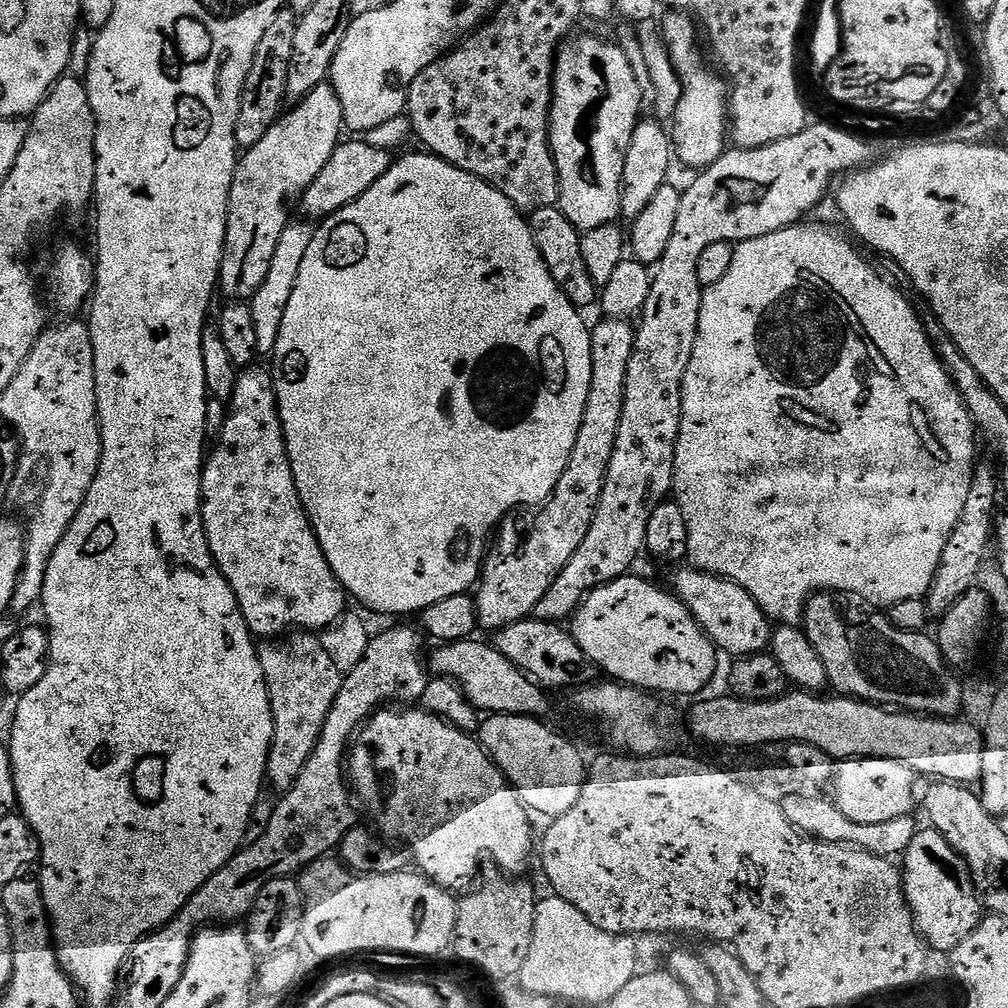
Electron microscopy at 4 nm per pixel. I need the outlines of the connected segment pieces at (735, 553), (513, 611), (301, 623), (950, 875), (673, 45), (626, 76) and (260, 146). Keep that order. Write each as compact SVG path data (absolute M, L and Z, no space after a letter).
M808 223L794 224L790 228L783 228L774 234L766 234L762 238L739 241L734 247L734 262L730 262L730 270L722 277L722 282L704 289L702 310L698 318L698 334L694 342L694 354L690 358L690 366L686 366L686 374L682 378L680 433L676 443L676 472L672 476L674 499L682 510L682 518L686 518L686 530L690 534L688 560L691 567L699 568L702 572L710 572L713 576L722 576L725 580L732 580L738 586L742 586L742 590L746 590L746 594L750 594L754 598L754 602L758 602L758 606L769 621L779 622L784 626L799 625L808 597L825 590L859 596L868 606L891 606L898 602L927 597L930 586L934 582L934 574L938 570L938 562L942 562L942 550L946 550L946 542L950 538L954 526L958 526L962 506L966 503L966 493L970 490L974 465L978 460L976 457L978 429L973 424L972 416L966 410L950 374L945 370L944 363L941 362L936 347L932 344L932 339L928 337L928 332L924 329L922 316L919 316L912 309L911 302L890 281L883 280L876 273L875 266L842 233L835 232L828 224Z
M604 318L601 321L597 328L591 329L592 381L586 398L586 414L582 414L582 426L578 430L578 442L574 442L574 454L562 478L558 478L558 486L554 486L551 496L537 511L541 512L537 514L528 536L524 532L516 533L512 518L505 519L498 528L500 541L496 545L493 543L484 557L474 592L476 619L481 629L499 630L519 620L529 619L538 602L542 602L542 594L546 594L554 578L562 574L562 566L574 558L574 550L582 546L582 538L586 538L586 530L590 530L610 458L614 454L618 422L622 422L626 370L636 341L635 327L627 319Z
M249 366L236 377L234 394L226 408L224 423L219 429L220 441L216 444L216 449L211 449L210 455L204 462L204 473L202 474L202 518L204 519L204 529L208 545L212 551L212 556L216 559L216 565L220 567L220 572L226 578L226 582L234 590L236 601L240 607L240 612L244 616L244 621L248 624L248 629L252 631L256 638L276 638L289 630L323 630L331 626L335 620L340 619L346 611L344 599L346 593L340 584L340 579L334 574L330 562L326 562L326 554L316 537L316 531L312 529L312 523L308 520L306 510L300 501L298 486L294 482L294 474L290 466L288 457L288 447L284 441L284 431L280 421L280 411L276 401L276 382L271 371L268 372L261 366Z
M924 826L917 831L903 853L902 861L904 897L912 911L916 929L933 953L951 953L962 938L969 936L979 926L982 919L980 898L964 860L940 832L931 826Z
M675 10L667 15L662 20L662 31L668 43L668 53L674 62L675 79L680 80L681 88L680 101L676 104L676 121L672 128L670 124L674 156L679 163L681 160L695 170L703 170L709 168L726 150L726 141L730 136L730 92L725 81L704 65L705 53L702 48L700 53L696 45L698 28L692 17Z
M580 36L569 39L560 45L560 51L556 53L556 67L552 70L552 109L548 119L548 145L552 147L552 157L558 170L558 182L560 183L560 203L558 207L581 234L590 230L598 230L598 226L617 223L621 219L620 199L622 198L622 166L626 162L626 150L630 146L630 138L634 134L636 125L642 119L642 90L638 90L638 78L634 78L634 70L630 70L630 62L626 54L621 50L619 43L611 39L603 40L600 36Z
M331 83L319 84L302 98L300 104L293 104L281 115L279 120L262 134L254 146L250 146L237 159L234 170L234 182L230 182L230 198L228 199L228 217L226 218L226 242L220 263L221 293L228 295L232 302L251 301L252 295L259 290L262 282L266 282L266 273L270 270L270 261L274 258L274 250L278 246L278 238L282 238L282 230L290 223L288 217L288 200L303 194L310 182L322 174L326 162L330 162L330 154L342 143L340 131L345 131L346 125L342 114L342 102Z

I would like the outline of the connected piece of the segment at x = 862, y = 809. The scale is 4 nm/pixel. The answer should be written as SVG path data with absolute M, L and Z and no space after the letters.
M869 756L859 760L841 760L835 765L830 783L830 796L838 810L853 822L887 822L894 818L902 818L913 811L912 779L912 768L903 764L901 760Z

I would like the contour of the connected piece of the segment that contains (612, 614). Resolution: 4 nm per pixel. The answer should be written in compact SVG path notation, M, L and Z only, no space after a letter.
M637 574L619 576L614 582L595 588L580 603L580 608L570 620L572 637L582 646L582 650L605 677L629 688L661 694L669 692L672 696L692 696L700 692L712 680L716 672L718 649L711 638L703 632L690 614L690 610L676 595Z

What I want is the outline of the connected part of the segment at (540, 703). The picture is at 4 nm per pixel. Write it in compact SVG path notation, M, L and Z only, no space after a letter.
M477 638L441 643L430 652L430 668L436 676L449 676L460 683L466 698L484 714L502 716L547 717L548 696L541 685L525 674L510 658L506 658L491 643L483 644Z

